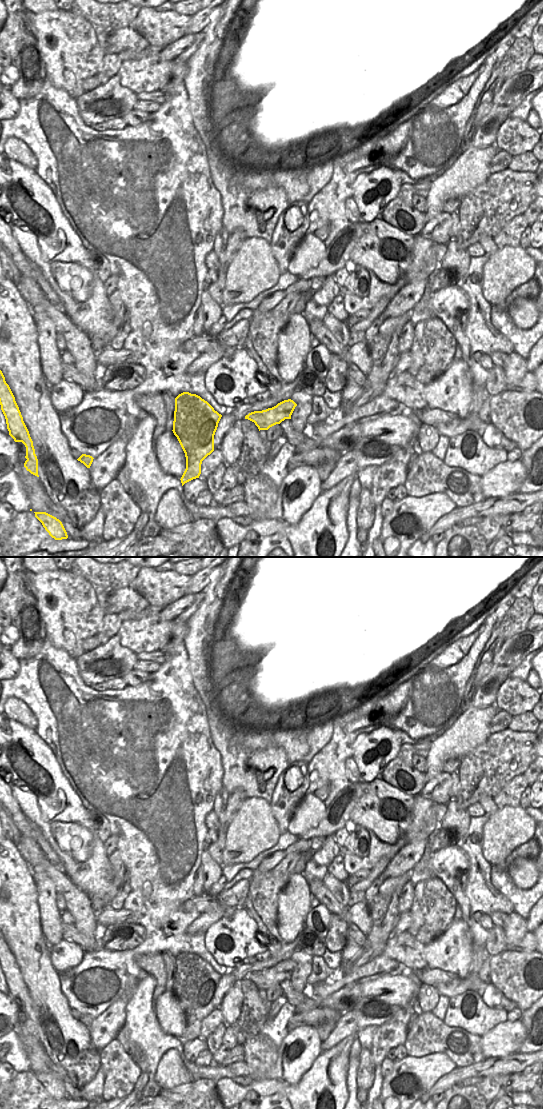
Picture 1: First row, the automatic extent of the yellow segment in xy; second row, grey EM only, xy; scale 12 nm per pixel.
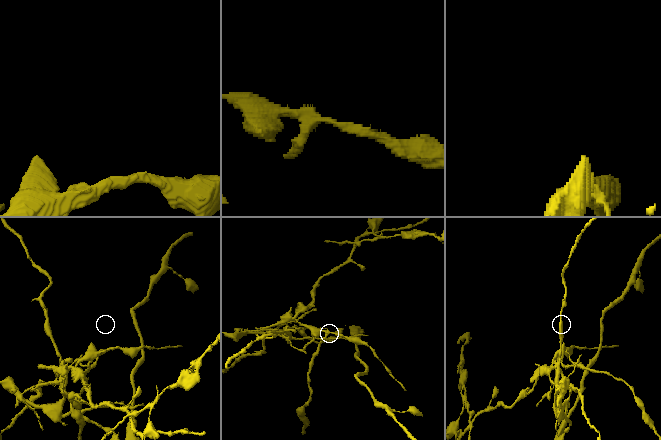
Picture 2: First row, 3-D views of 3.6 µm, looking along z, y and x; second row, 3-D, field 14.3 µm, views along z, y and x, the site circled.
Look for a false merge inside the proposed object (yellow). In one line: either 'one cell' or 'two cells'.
two cells

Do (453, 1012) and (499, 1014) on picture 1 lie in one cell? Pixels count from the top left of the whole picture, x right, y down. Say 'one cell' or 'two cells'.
one cell

